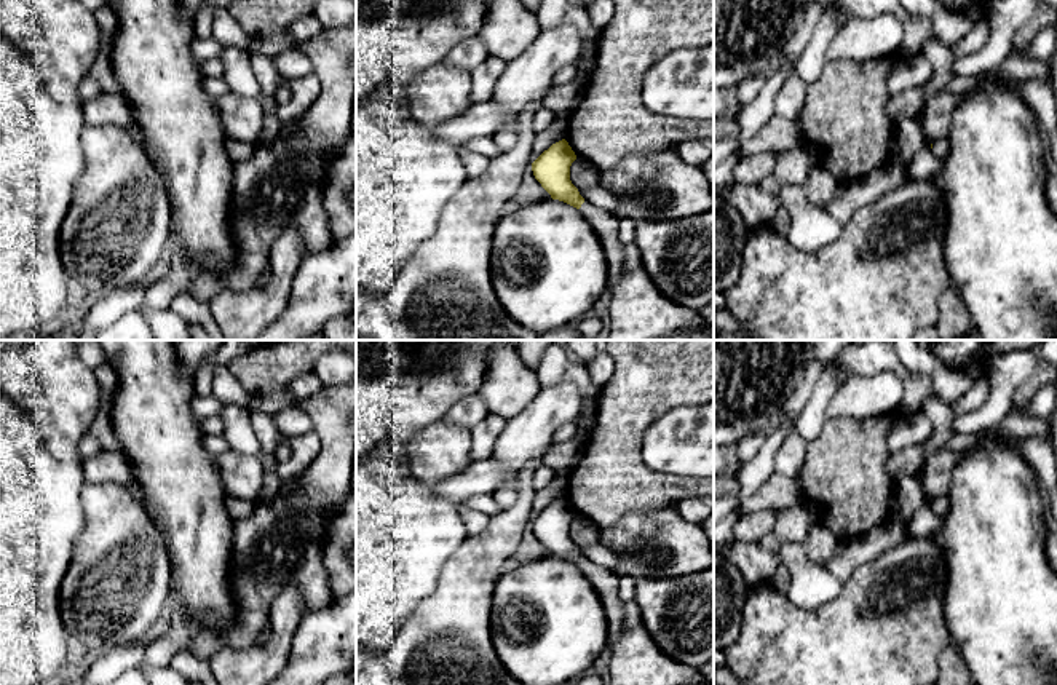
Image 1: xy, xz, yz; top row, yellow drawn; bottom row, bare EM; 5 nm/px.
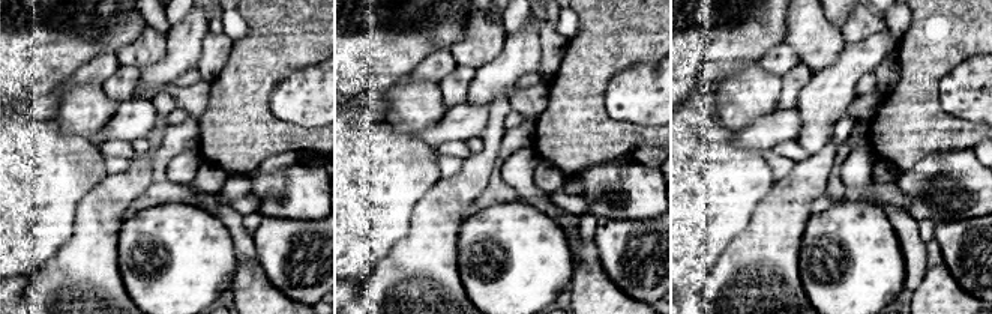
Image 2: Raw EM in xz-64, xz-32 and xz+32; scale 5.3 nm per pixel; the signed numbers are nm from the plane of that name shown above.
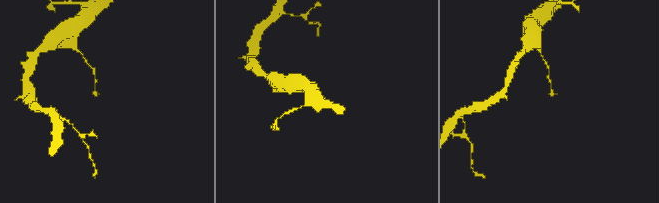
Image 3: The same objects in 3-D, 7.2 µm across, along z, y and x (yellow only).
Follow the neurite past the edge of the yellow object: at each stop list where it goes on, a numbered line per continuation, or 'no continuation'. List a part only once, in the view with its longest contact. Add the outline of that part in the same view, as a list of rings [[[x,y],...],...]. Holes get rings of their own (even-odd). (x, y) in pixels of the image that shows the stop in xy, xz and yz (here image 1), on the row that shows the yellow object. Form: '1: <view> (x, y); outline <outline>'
1: xz (605, 224); outline [[[588,201],[581,204],[580,212],[596,230],[602,243],[608,267],[608,291],[612,292],[621,275],[623,249],[624,249],[624,244],[618,238],[618,219],[613,214]]]

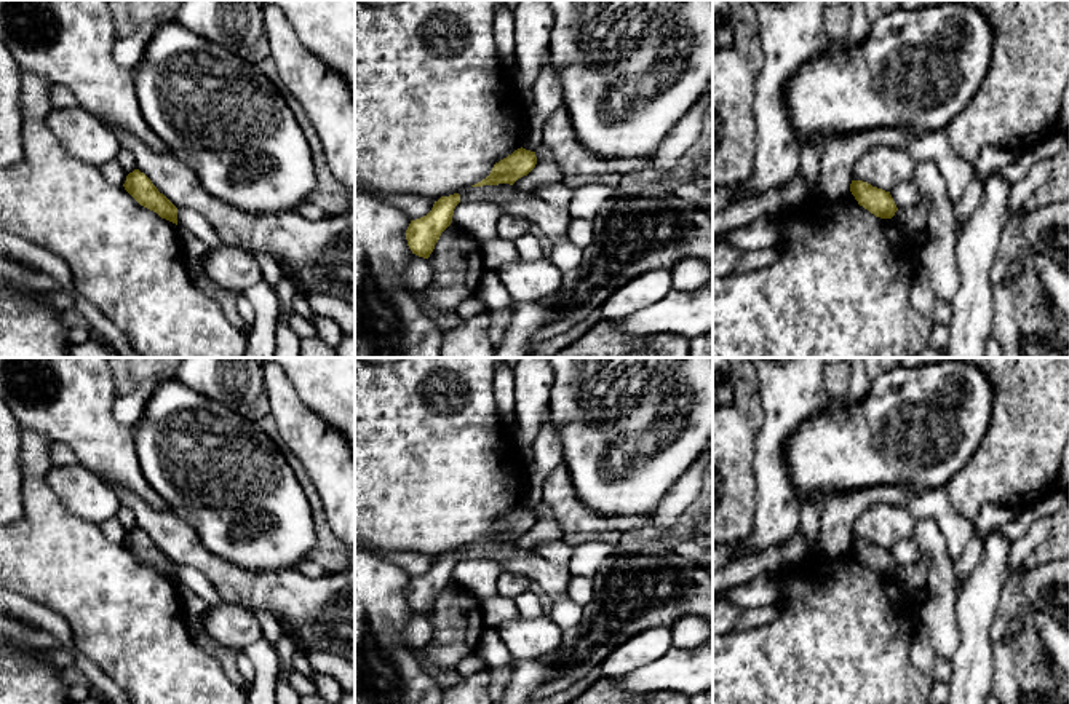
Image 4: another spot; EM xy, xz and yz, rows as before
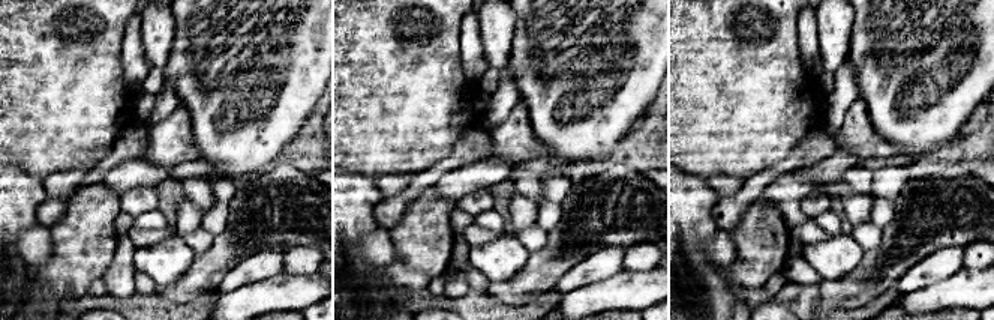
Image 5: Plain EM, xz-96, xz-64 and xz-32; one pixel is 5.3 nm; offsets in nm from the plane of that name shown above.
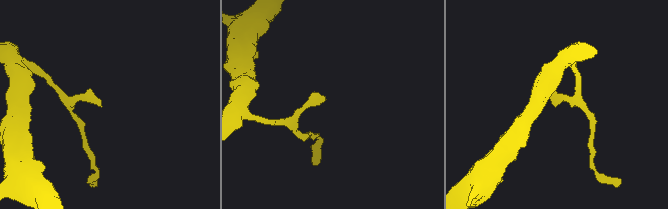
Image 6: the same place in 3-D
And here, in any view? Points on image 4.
no continuation

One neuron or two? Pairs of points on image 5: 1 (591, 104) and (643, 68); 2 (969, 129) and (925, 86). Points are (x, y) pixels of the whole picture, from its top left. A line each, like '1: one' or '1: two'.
1: one
2: two

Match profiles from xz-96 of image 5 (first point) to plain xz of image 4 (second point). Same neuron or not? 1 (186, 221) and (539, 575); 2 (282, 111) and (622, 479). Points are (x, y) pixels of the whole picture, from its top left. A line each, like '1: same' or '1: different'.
1: same
2: same

